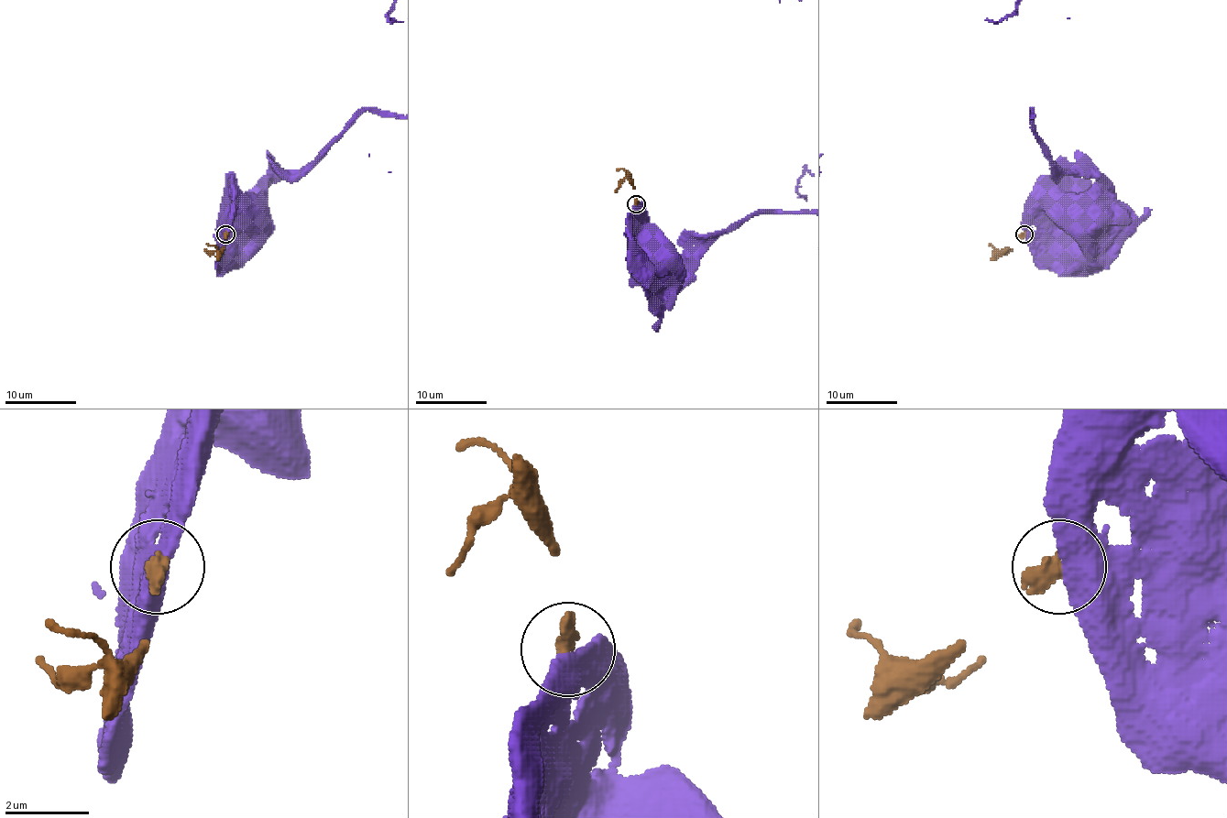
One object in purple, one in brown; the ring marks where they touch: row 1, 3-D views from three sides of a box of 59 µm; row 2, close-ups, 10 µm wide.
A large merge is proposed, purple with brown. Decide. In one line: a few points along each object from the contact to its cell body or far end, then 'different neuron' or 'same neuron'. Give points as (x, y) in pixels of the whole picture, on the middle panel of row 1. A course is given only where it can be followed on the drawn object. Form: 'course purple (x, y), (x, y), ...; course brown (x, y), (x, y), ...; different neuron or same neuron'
course purple (636, 204), (636, 233), (647, 244), (649, 255), (645, 256); course brown (636, 204), (634, 186), (626, 178), (617, 191); different neuron

